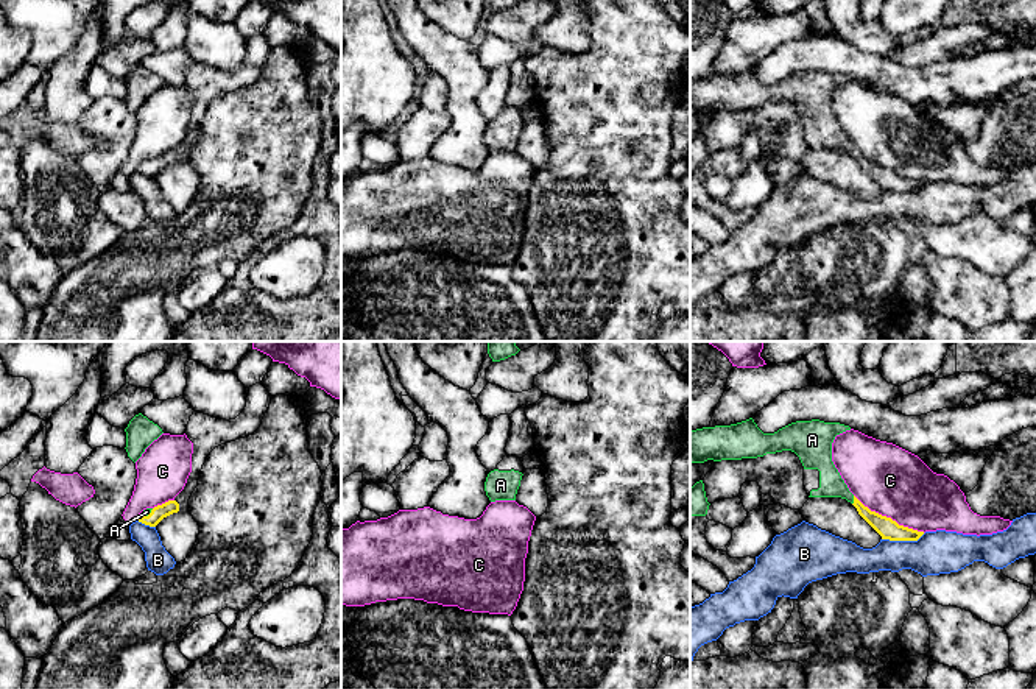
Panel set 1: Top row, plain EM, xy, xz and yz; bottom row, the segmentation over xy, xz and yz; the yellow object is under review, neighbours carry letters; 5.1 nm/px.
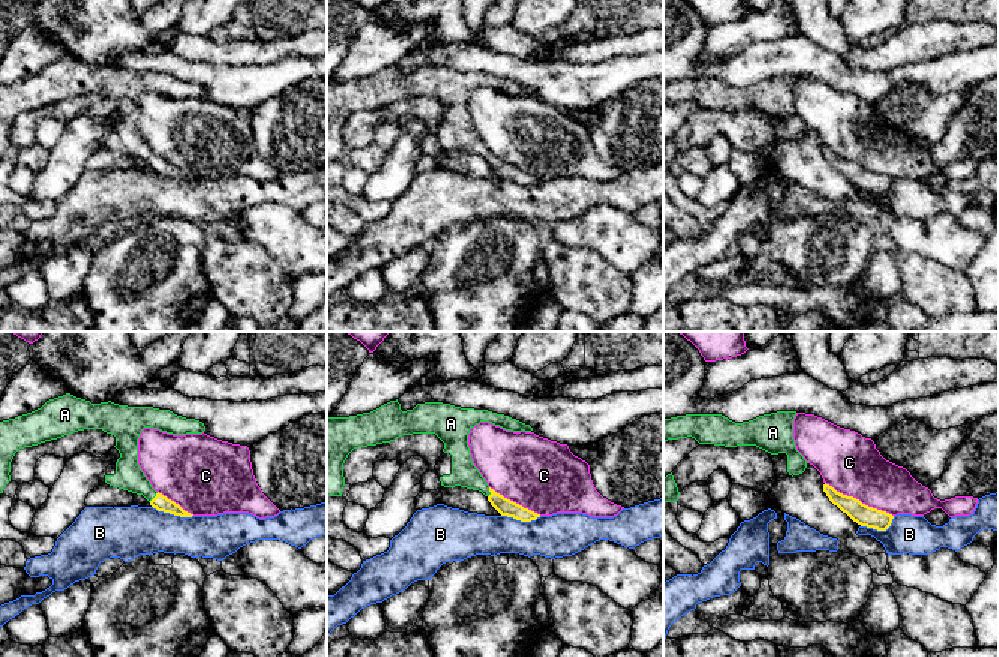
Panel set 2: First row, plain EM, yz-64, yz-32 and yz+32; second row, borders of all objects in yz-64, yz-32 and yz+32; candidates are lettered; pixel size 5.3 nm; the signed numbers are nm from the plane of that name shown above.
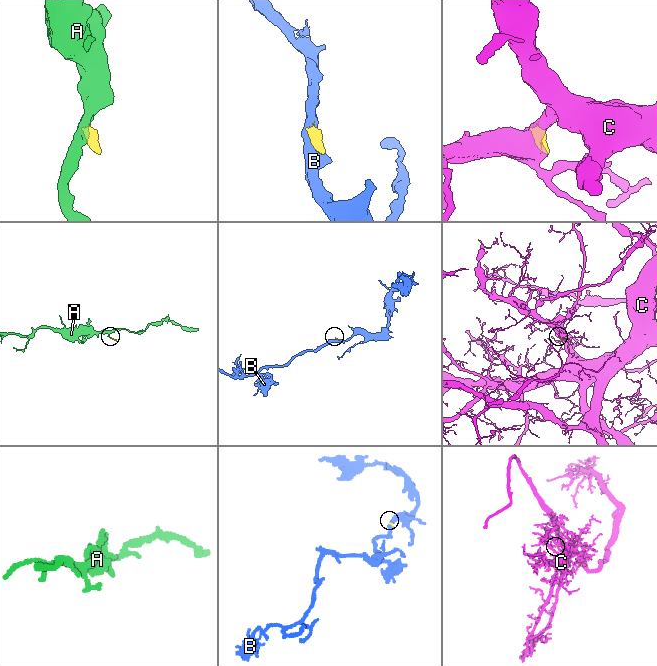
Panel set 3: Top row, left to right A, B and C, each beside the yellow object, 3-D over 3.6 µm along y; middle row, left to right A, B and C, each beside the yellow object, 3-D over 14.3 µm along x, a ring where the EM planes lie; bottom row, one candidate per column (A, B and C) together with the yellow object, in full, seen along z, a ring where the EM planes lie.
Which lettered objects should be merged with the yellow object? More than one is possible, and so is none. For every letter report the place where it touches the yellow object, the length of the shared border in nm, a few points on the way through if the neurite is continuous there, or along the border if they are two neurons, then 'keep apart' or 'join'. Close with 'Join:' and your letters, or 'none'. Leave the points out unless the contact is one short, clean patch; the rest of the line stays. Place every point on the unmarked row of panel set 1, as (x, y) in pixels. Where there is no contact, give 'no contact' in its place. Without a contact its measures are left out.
A: contact yz (854, 151); length 50 nm; way yz (888, 180), (871, 169), (854, 151), (831, 134); join
B: contact yz (902, 190); length 220 nm; keep apart
C: contact yz (890, 169); length 420 nm; keep apart
Join: A

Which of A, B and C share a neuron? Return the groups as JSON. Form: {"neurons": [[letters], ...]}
{"neurons": [["A"], ["B"], ["C"]]}

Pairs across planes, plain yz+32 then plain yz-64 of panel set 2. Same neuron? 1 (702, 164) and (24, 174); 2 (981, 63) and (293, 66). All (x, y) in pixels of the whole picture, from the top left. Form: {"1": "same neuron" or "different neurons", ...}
{"1": "different neurons", "2": "same neuron"}

